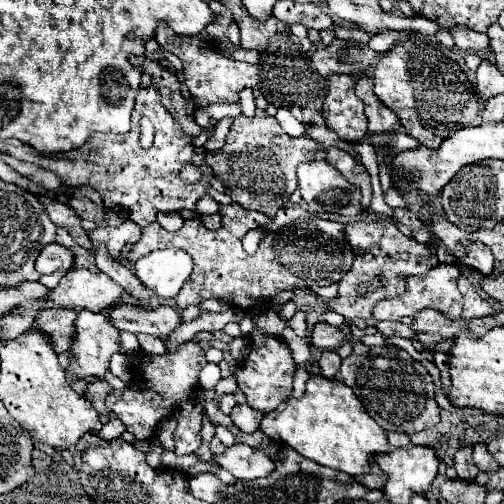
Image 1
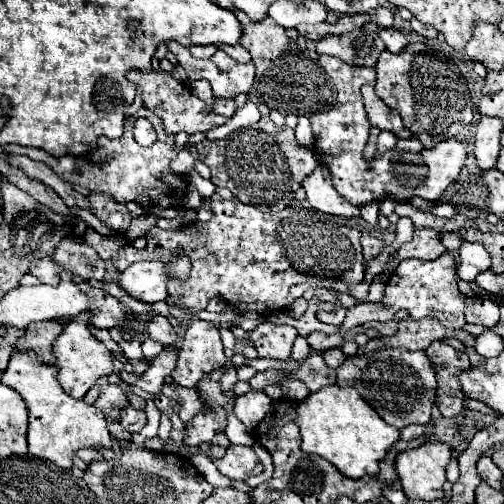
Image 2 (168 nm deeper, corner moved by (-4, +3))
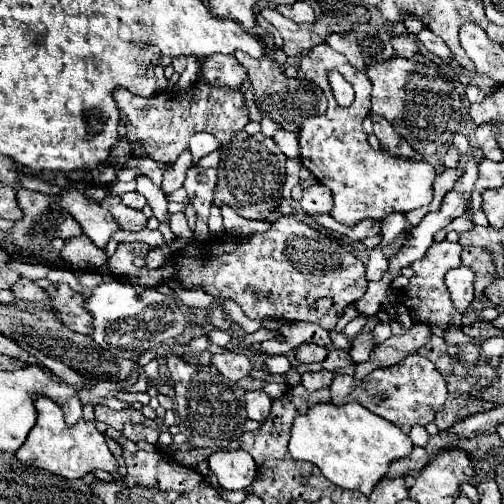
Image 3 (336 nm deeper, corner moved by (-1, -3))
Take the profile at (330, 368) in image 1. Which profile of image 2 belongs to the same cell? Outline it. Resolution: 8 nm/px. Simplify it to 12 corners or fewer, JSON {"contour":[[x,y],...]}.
{"contour":[[328,349],[322,353],[326,365],[336,369],[344,363],[342,349]]}

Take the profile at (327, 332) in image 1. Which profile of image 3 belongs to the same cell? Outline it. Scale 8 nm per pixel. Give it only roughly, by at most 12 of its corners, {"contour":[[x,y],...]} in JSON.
{"contour":[[303,343],[295,357],[301,363],[323,361],[329,349],[323,345]]}

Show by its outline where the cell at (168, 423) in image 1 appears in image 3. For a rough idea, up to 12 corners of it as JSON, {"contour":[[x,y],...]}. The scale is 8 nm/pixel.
{"contour":[[243,449],[213,453],[219,485],[247,489],[257,465]]}

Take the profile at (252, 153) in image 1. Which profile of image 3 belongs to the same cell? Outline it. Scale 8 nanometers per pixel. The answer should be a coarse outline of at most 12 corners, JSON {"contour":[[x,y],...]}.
{"contour":[[261,131],[223,149],[215,205],[265,221],[287,157]]}

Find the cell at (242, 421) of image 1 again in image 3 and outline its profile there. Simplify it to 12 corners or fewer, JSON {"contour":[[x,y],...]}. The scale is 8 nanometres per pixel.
{"contour":[[247,391],[247,419],[263,421],[271,399],[259,391]]}

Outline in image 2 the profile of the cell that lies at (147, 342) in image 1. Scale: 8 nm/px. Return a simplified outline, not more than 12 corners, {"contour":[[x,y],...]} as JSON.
{"contour":[[152,339],[142,343],[144,357],[150,361],[164,351],[162,343]]}

